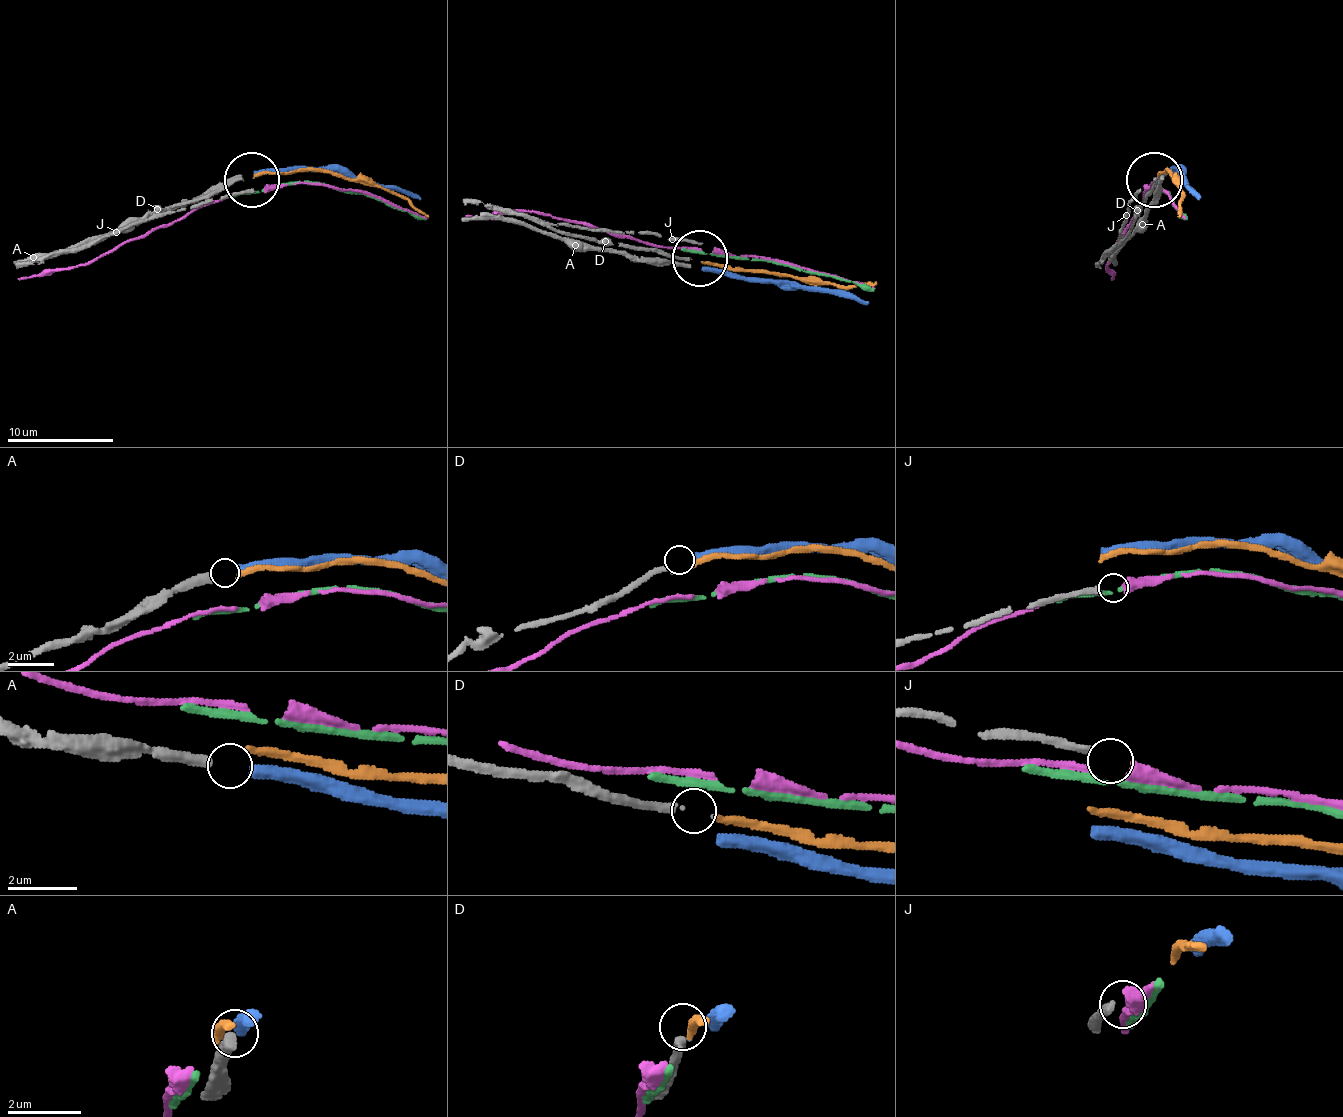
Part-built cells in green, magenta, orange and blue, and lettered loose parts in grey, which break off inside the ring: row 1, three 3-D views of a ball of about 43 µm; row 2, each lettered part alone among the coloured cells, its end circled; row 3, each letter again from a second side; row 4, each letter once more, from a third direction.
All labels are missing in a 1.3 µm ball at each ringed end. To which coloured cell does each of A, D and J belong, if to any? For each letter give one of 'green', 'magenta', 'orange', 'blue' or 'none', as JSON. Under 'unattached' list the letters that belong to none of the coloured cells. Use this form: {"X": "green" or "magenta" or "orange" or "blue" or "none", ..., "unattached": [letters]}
{"A": "blue", "D": "orange", "J": "none", "unattached": ["J"]}

